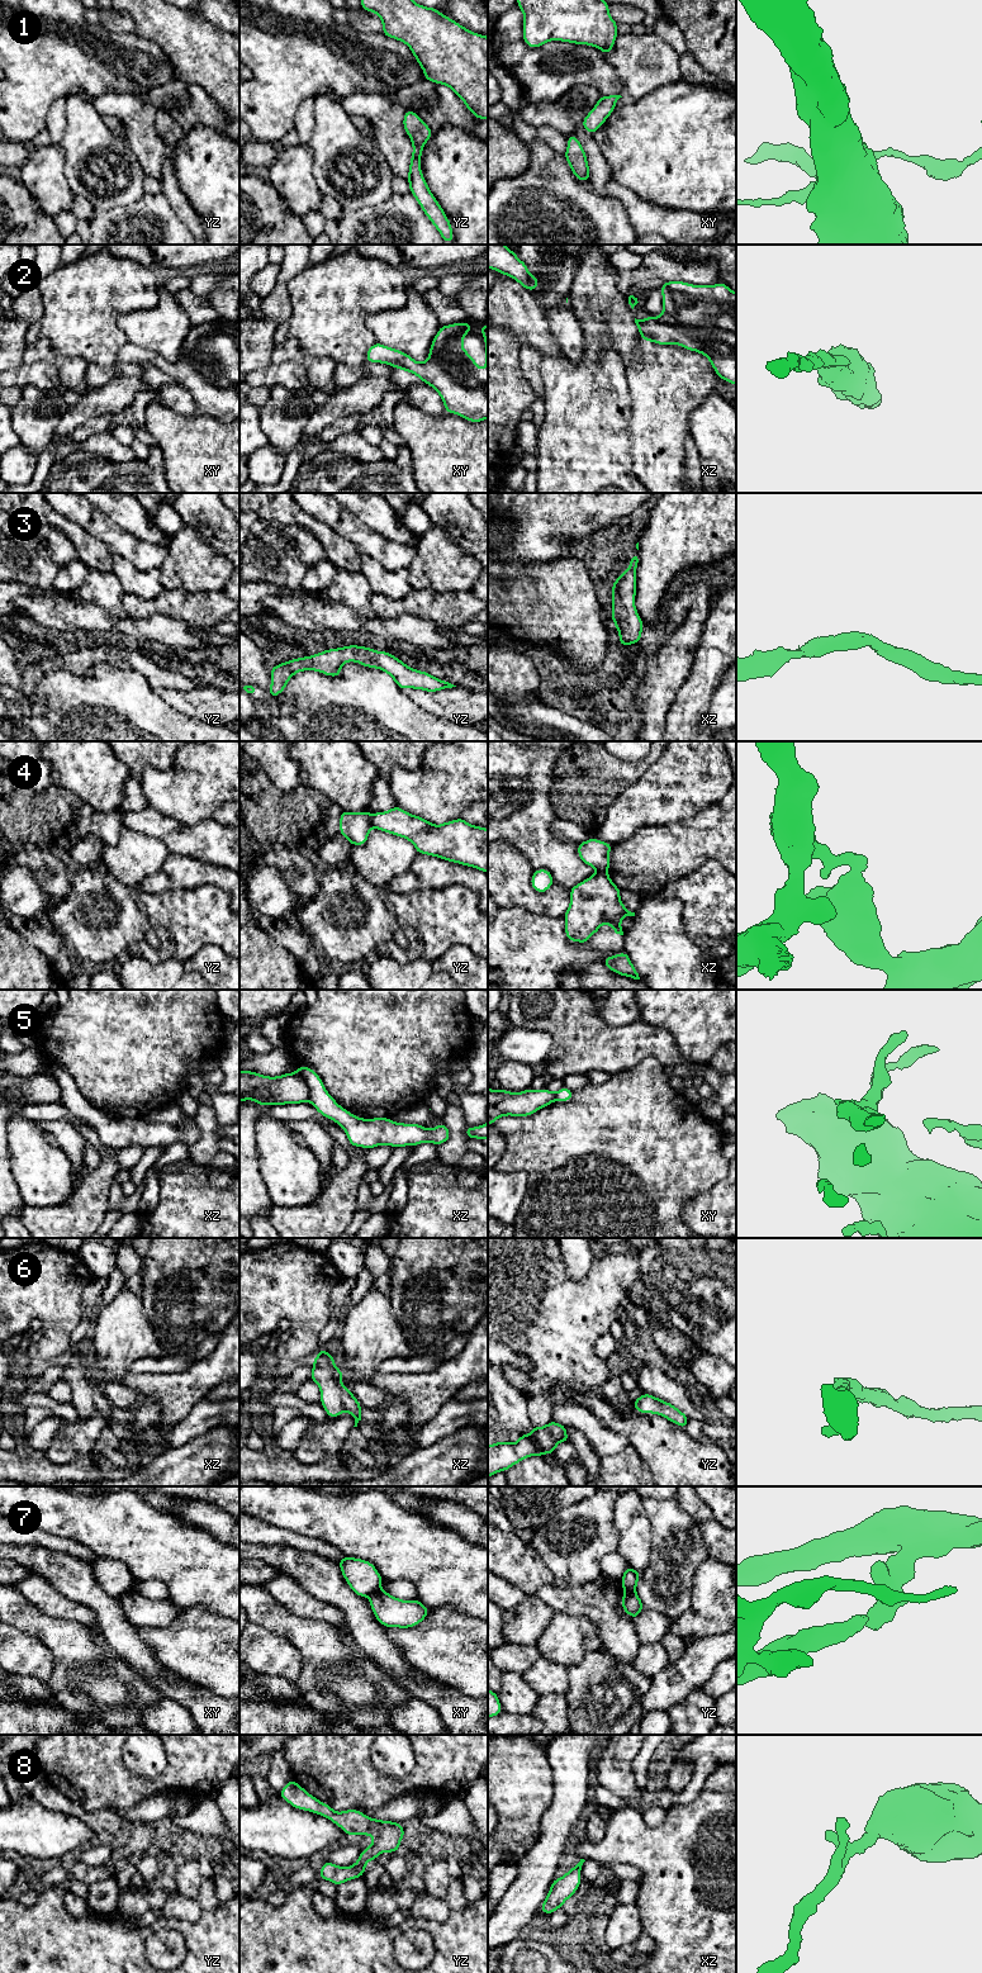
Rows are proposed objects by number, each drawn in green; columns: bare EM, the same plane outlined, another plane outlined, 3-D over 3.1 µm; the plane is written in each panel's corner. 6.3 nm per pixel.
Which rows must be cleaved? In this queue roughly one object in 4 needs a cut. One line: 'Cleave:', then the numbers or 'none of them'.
Cleave: 4, 5, 7

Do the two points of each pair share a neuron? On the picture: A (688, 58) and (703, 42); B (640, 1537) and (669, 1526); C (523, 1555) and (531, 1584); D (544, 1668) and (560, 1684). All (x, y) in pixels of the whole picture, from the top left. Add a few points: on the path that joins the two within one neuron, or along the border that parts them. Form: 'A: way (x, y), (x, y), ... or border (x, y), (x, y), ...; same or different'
A: border (687, 50), (703, 69), (714, 74); different
B: border (643, 1504), (651, 1531), (649, 1561); different
C: way (523, 1563), (529, 1577); same
D: way (548, 1672), (556, 1680); same

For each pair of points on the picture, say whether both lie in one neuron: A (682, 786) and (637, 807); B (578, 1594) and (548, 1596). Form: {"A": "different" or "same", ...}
{"A": "same", "B": "same"}

